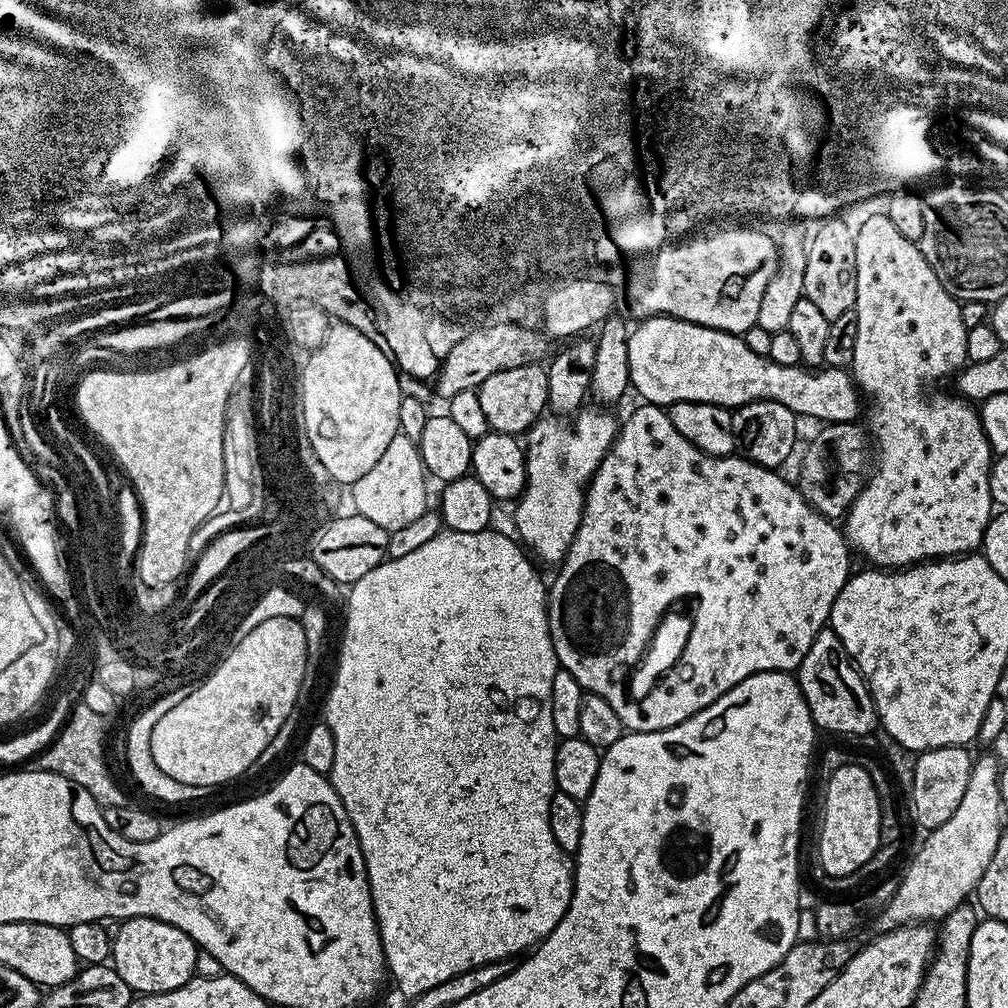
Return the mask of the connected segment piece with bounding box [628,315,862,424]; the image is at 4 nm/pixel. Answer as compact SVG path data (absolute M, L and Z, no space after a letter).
M649 316L637 324L640 325L633 327L628 333L628 378L641 401L661 406L671 406L679 400L706 402L735 410L741 404L749 404L755 400L773 400L782 402L782 406L796 413L797 417L813 416L824 424L855 421L859 412L861 415L861 393L851 371L827 366L819 370L809 370L804 366L795 368L792 364L779 364L772 356L754 354L754 350L750 350L750 346L746 346L746 342L739 335L679 320L673 316Z

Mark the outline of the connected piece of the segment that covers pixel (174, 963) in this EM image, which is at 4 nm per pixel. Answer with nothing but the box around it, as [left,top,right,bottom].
[110,916,198,993]

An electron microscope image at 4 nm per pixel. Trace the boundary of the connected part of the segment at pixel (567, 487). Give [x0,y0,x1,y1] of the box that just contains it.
[514,408,618,565]

